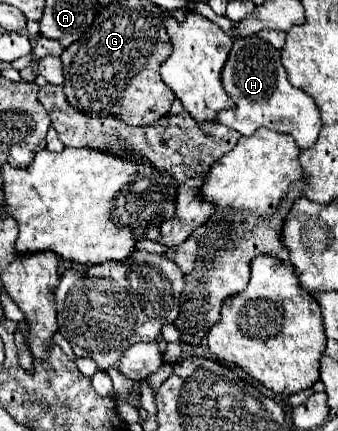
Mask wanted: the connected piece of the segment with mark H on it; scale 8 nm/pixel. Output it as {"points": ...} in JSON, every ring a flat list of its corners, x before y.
{"points":[[259,36,239,38,233,42,227,64,223,68,223,86,237,106,235,110,219,112,221,124,237,130,243,136,251,136,257,128,265,126,279,134,293,136,301,150,315,144,321,130,321,120,313,98,307,92,291,86,281,64,279,50,271,48,271,44]]}

